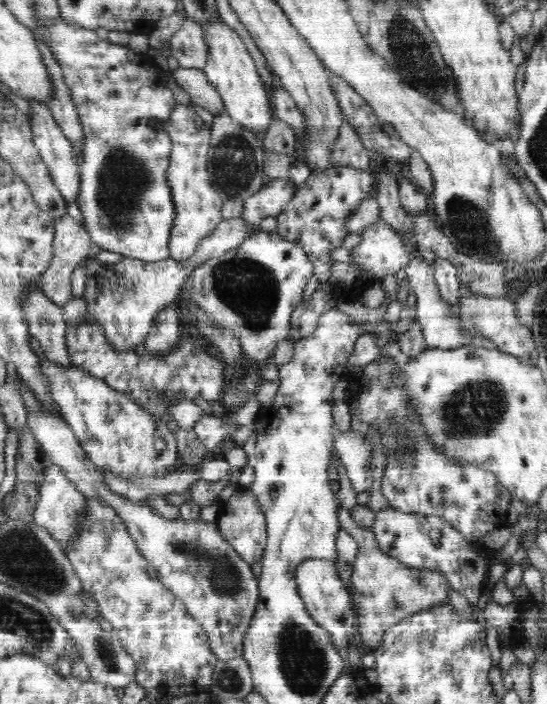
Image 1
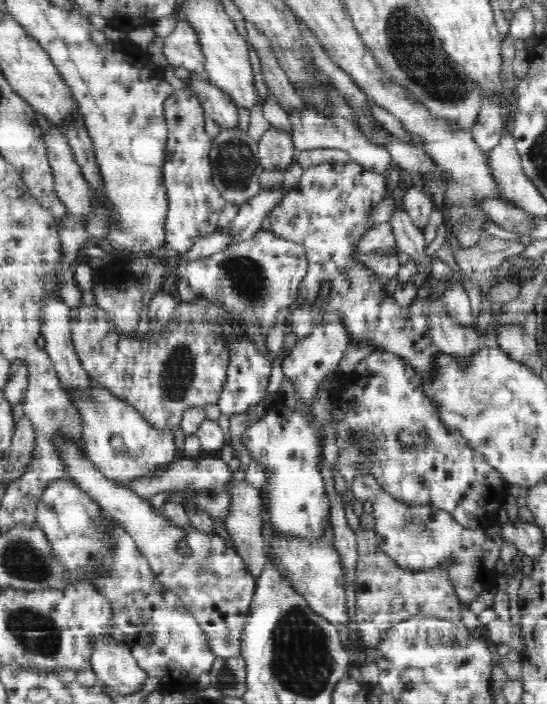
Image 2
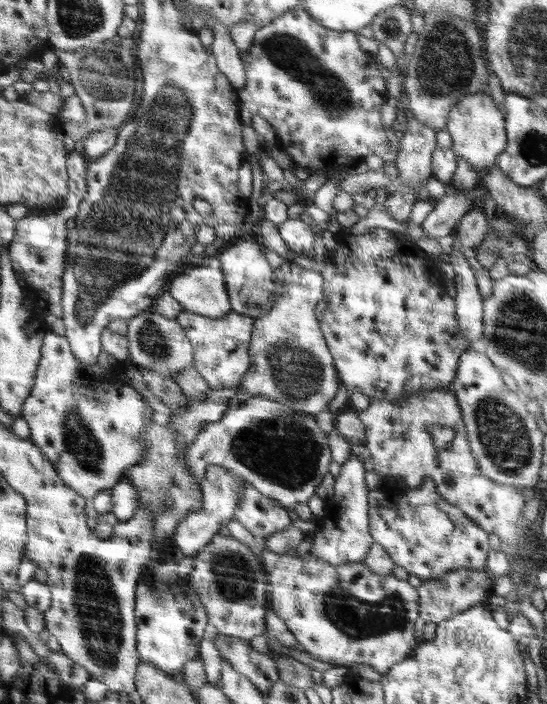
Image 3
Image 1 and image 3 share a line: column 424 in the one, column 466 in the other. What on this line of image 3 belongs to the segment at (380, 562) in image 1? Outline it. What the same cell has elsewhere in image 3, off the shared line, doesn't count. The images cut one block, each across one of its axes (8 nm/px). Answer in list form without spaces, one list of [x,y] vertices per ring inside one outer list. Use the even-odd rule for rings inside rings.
[[[458,569],[450,571],[440,579],[422,582],[417,588],[419,595],[419,617],[426,622],[438,625],[440,622],[468,610],[475,604],[484,604],[489,595],[493,594],[491,585],[494,579],[486,570],[472,571],[469,569]]]

